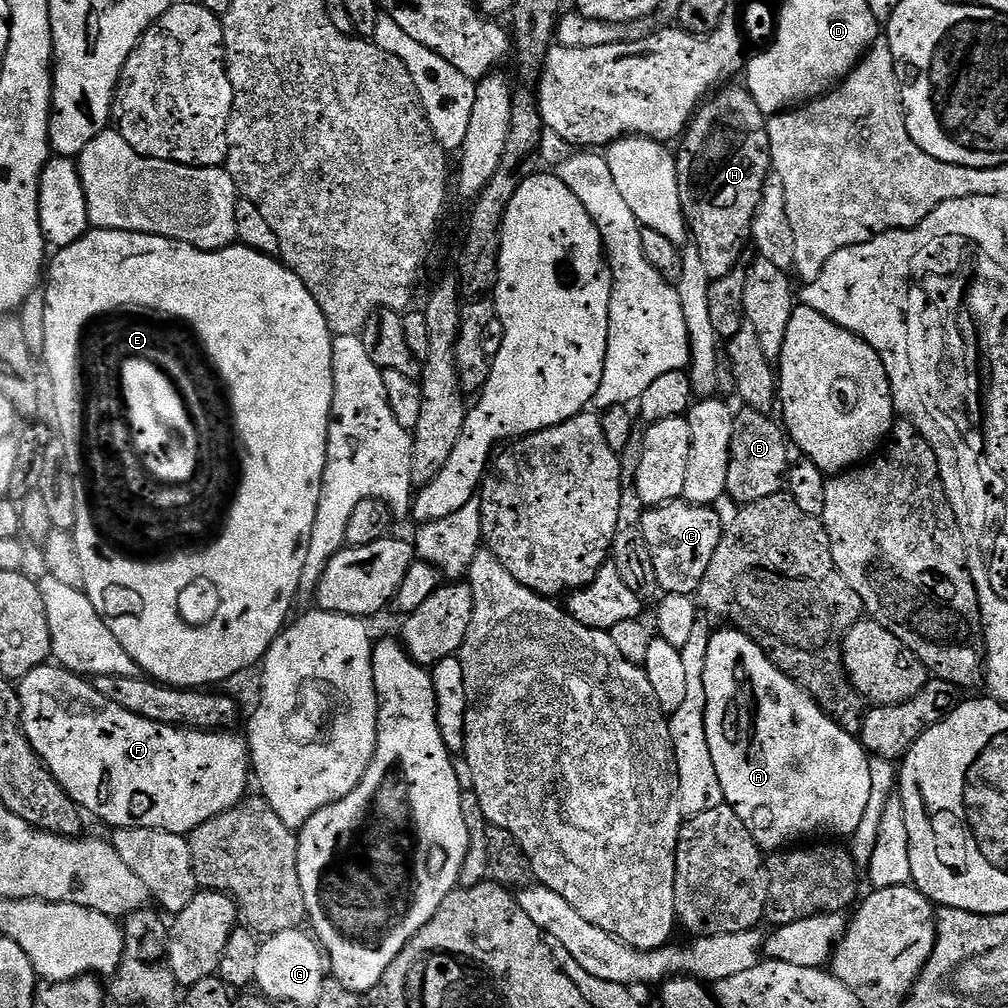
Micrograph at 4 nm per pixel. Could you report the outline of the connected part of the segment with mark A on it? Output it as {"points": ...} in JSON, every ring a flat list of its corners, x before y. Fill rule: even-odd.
{"points":[[724,626,721,632,716,632,706,641,706,658,704,659,704,685,706,686,706,738,710,742,710,758,714,758,714,770,718,770,718,782,724,791,724,803,728,804,742,818,746,830,758,842,761,850,768,854,775,854,797,842,804,842,807,836,816,838,851,838,858,830,866,806,870,801,870,756,865,751,861,741,853,733,842,730,832,721,830,716,820,709,820,705,806,689,793,682,782,670,778,670,771,658,756,645,744,632,737,628]]}

